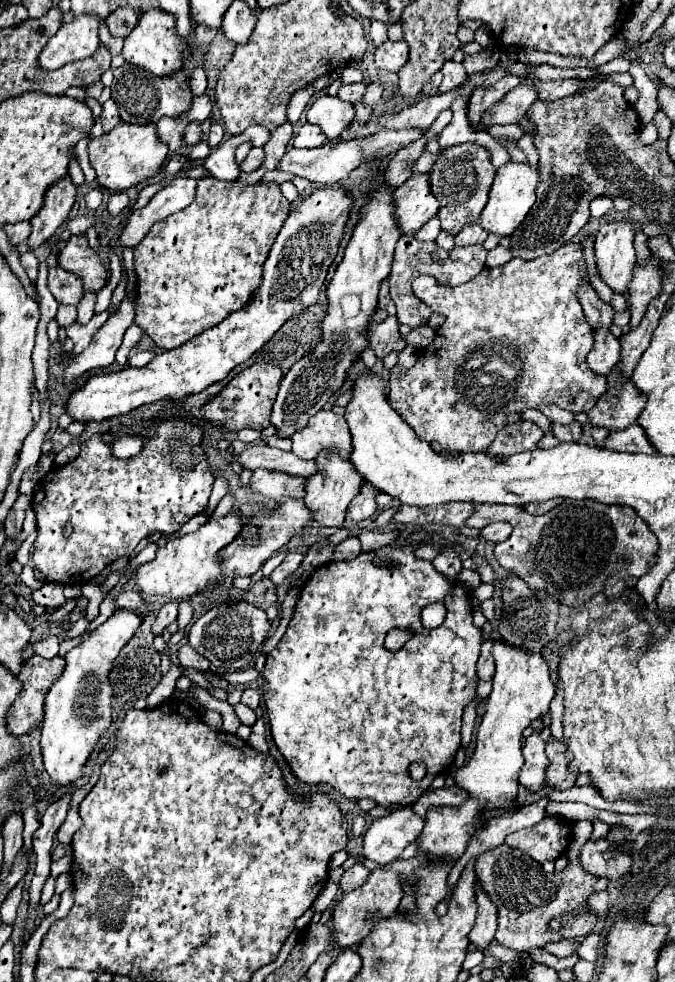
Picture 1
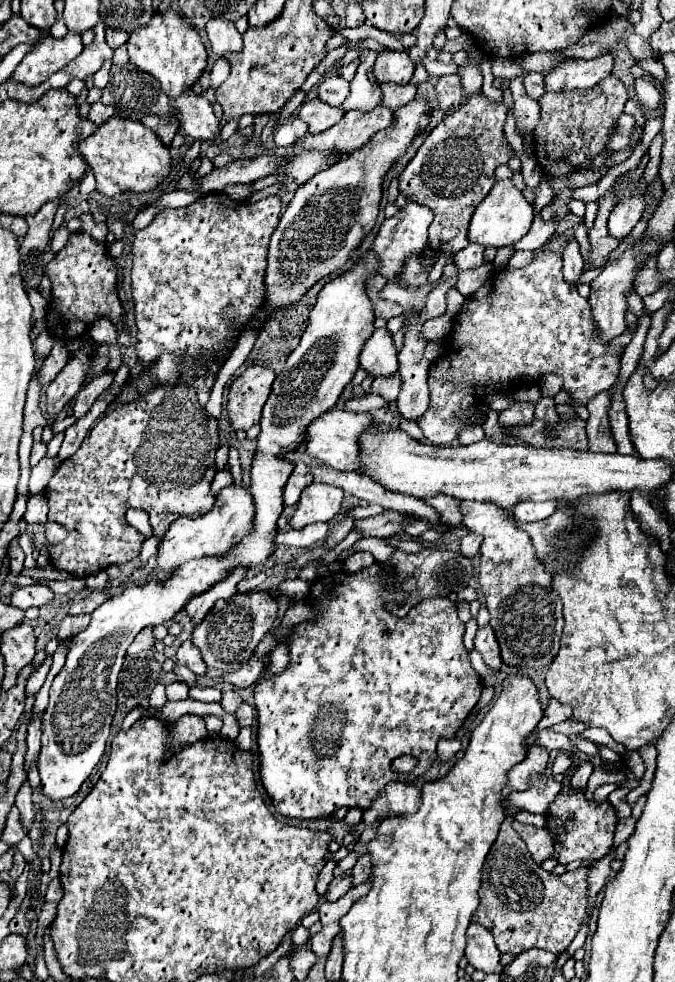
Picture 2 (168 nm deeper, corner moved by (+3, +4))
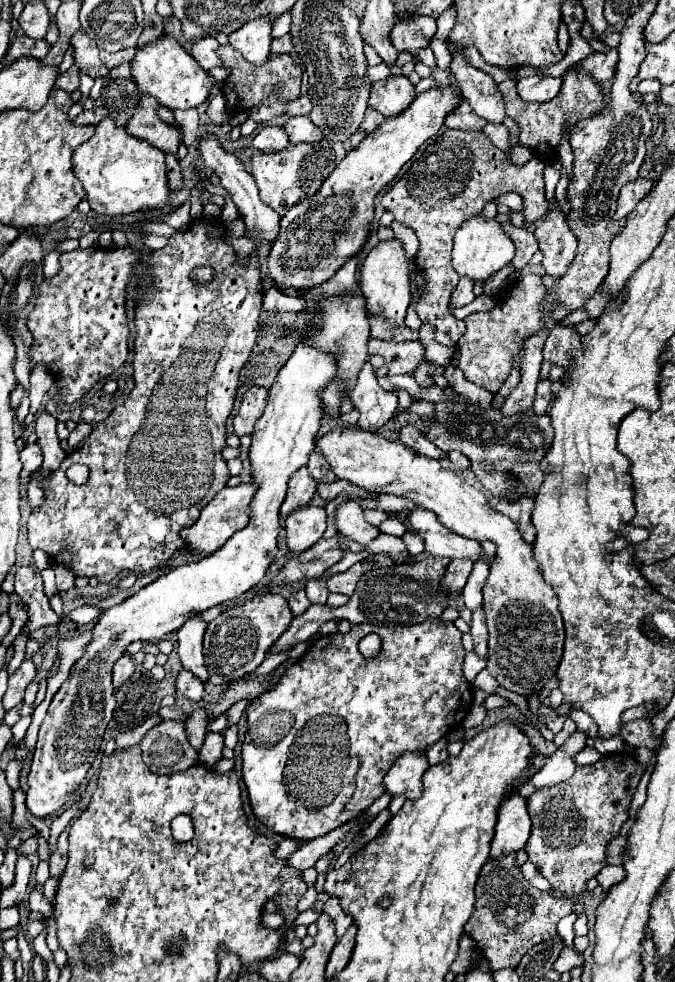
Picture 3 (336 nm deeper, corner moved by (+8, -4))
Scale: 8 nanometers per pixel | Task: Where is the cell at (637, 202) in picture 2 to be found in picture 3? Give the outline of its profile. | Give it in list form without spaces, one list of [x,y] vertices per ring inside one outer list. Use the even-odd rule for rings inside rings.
[[[638,178],[630,184],[626,184],[622,190],[620,190],[620,196],[618,196],[618,208],[616,208],[616,214],[612,218],[620,220],[620,218],[626,218],[634,208],[636,204],[652,190],[654,182],[648,180],[648,178]]]

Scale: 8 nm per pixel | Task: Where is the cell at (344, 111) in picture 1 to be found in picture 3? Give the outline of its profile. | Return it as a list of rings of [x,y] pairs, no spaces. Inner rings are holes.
[[[294,116],[286,122],[284,130],[290,136],[290,144],[300,144],[300,142],[318,142],[324,138],[320,134],[320,128],[308,118],[308,116]]]

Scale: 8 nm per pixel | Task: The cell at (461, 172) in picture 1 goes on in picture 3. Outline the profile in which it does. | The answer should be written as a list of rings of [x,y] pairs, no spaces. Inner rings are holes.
[[[446,130],[424,148],[424,152],[410,164],[406,174],[382,196],[382,206],[418,236],[420,250],[414,262],[428,278],[428,294],[422,296],[416,312],[420,320],[428,320],[436,326],[436,340],[442,346],[454,348],[466,330],[464,322],[456,320],[448,310],[450,294],[460,278],[456,270],[452,270],[452,238],[456,230],[472,214],[478,214],[486,202],[510,190],[524,196],[523,214],[528,222],[542,218],[544,210],[548,208],[542,172],[544,162],[540,158],[532,158],[522,168],[514,166],[484,132]]]

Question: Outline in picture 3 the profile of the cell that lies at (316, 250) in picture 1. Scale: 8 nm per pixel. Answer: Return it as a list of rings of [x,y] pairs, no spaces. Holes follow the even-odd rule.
[[[432,88],[418,94],[404,114],[386,118],[356,150],[348,152],[308,202],[298,202],[282,216],[280,234],[268,254],[268,272],[280,290],[316,288],[362,250],[374,220],[374,198],[416,154],[420,144],[440,130],[448,110],[460,102],[458,98],[450,88]]]

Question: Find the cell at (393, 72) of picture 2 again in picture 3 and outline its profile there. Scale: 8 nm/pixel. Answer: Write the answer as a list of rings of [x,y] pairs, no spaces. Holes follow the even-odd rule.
[[[390,76],[370,86],[368,104],[380,110],[384,116],[396,116],[416,98],[414,86],[406,76]]]

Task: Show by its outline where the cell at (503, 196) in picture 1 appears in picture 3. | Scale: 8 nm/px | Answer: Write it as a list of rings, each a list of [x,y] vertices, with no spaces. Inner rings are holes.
[[[476,214],[460,226],[460,230],[454,236],[454,250],[452,250],[452,266],[460,276],[468,276],[472,280],[486,280],[496,270],[504,268],[514,258],[516,246],[514,240],[504,232],[502,222],[494,218],[484,218],[482,214]]]

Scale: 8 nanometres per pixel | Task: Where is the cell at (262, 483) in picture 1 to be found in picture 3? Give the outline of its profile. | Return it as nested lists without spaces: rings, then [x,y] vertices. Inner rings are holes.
[[[302,466],[298,472],[292,474],[292,478],[288,482],[288,494],[286,494],[286,500],[284,500],[282,508],[280,508],[280,514],[288,516],[296,508],[302,508],[302,506],[310,504],[314,492],[316,492],[316,482],[310,476],[308,468]]]

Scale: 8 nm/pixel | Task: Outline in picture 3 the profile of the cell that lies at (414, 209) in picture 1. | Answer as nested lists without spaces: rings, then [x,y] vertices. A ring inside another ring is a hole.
[[[398,238],[382,240],[378,246],[370,250],[370,254],[362,260],[360,272],[360,290],[366,298],[366,310],[370,314],[380,314],[394,324],[404,324],[406,308],[410,304],[410,264],[412,258],[406,256],[406,250]]]

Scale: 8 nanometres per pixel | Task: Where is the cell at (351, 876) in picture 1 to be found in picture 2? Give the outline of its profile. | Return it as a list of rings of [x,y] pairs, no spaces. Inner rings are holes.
[[[337,876],[337,878],[333,878],[333,882],[329,884],[327,894],[325,894],[325,900],[327,900],[327,902],[335,902],[335,900],[339,900],[349,888],[351,888],[351,876],[349,876],[349,878],[347,878],[347,876]]]

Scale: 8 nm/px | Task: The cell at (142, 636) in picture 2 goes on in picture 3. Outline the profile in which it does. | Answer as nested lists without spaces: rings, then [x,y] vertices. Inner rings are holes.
[[[124,654],[116,664],[114,664],[114,686],[118,688],[126,678],[130,678],[130,674],[134,672],[136,664],[132,660],[130,654]]]

